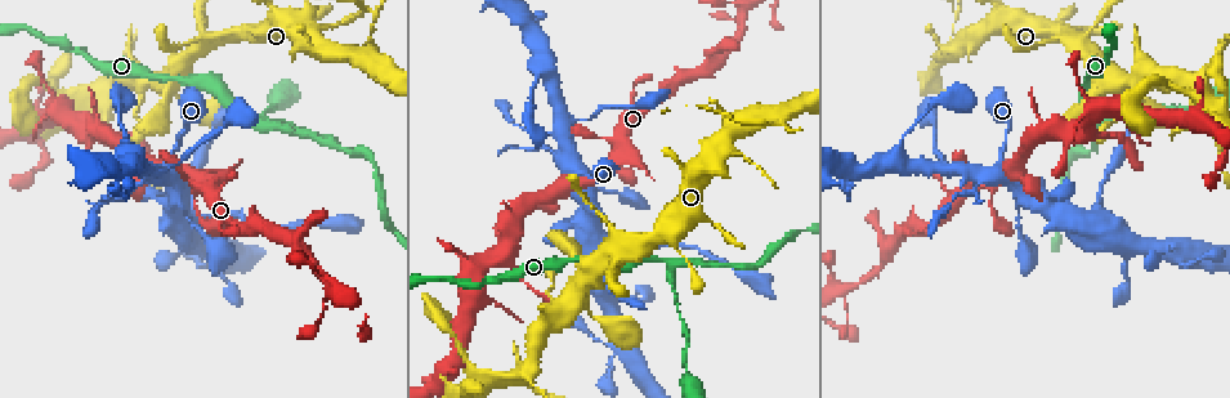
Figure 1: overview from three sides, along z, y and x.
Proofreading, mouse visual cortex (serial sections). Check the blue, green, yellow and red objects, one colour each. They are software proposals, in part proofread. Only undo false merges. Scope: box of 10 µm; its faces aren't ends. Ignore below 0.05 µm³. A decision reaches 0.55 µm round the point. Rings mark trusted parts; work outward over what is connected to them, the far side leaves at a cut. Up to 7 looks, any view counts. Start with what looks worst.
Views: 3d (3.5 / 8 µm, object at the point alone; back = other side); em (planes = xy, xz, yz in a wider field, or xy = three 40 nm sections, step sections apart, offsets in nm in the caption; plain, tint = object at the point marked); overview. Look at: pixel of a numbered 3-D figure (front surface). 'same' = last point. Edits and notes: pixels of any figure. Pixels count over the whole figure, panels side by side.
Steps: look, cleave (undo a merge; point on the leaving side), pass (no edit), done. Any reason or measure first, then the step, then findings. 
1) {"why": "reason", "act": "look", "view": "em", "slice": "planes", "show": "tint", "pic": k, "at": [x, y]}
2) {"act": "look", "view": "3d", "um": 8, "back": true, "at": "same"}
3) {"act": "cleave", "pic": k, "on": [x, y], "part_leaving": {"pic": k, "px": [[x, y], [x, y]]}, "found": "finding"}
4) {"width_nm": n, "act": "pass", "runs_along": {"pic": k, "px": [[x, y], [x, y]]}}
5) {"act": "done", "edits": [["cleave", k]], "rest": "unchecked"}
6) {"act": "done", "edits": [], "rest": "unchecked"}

{"why": "abrupt turn", "act": "look", "view": "3d", "um": 3.5, "pic": 1, "at": [790, 129]}

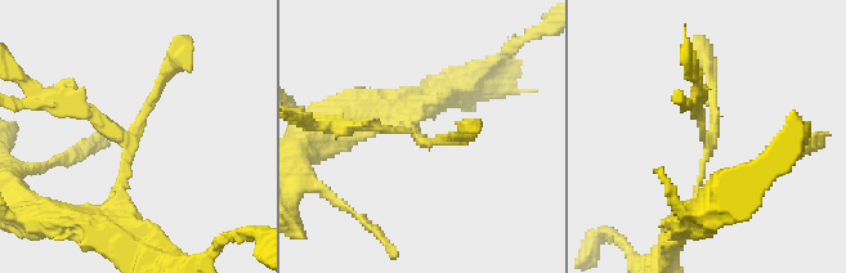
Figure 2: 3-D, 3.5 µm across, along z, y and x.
{"why": "need the tissue", "act": "look", "view": "em", "slice": "xy", "step": 1, "show": "tint", "pic": 2, "at": [712, 145]}

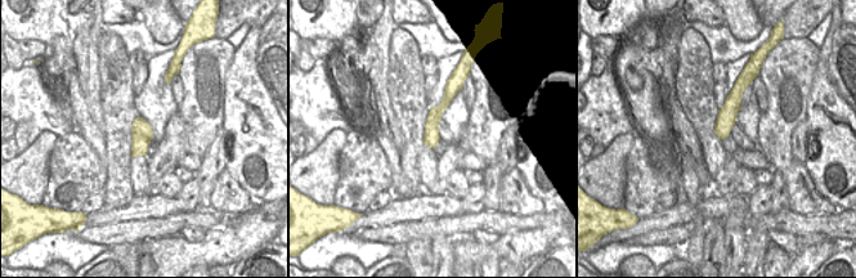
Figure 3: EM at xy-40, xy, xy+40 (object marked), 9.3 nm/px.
{"act": "pass", "found": "continuous, no second cell"}

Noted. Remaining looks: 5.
{"why": "a fork", "act": "look", "view": "em", "slice": "xy", "step": 3, "show": "tint", "pic": 1, "at": [673, 266]}

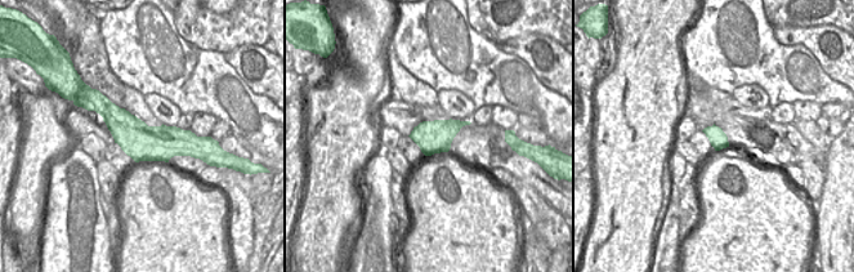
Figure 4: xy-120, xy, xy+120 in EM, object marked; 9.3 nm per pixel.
{"why": "wider look", "act": "look", "view": "3d", "um": 3.5, "back": true, "at": "same"}

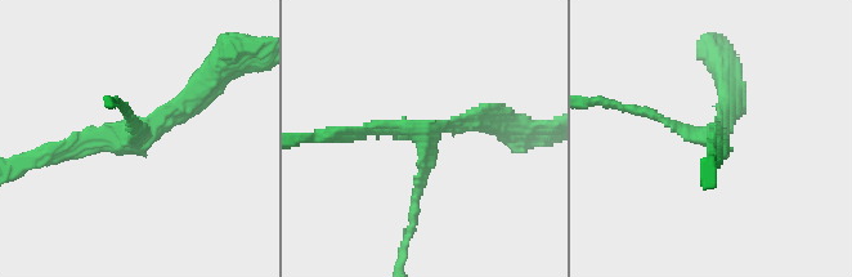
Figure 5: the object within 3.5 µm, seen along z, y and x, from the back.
{"arm_widths_nm": [100, 150, 250], "act": "pass", "runs_along": {"pic": 5, "px": [[205, 88], [146, 135], [54, 151]]}, "found": "one cell here"}

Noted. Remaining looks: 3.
{"why": "four-way junction", "act": "look", "view": "3d", "um": 3.5, "pic": 1, "at": [197, 219]}

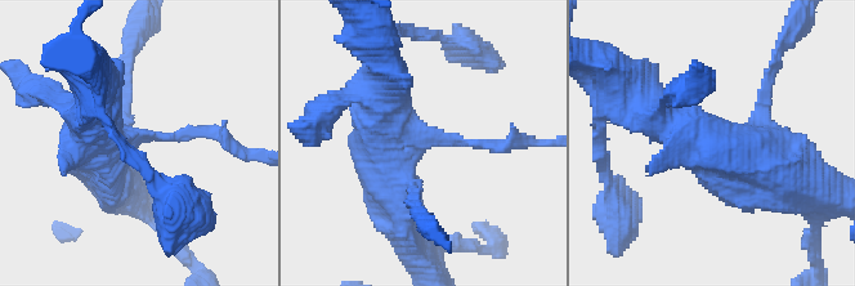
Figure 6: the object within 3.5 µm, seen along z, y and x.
{"why": "shape alone is not enough", "act": "look", "view": "em", "slice": "xy", "step": 2, "show": "tint", "pic": 6, "at": [416, 140]}

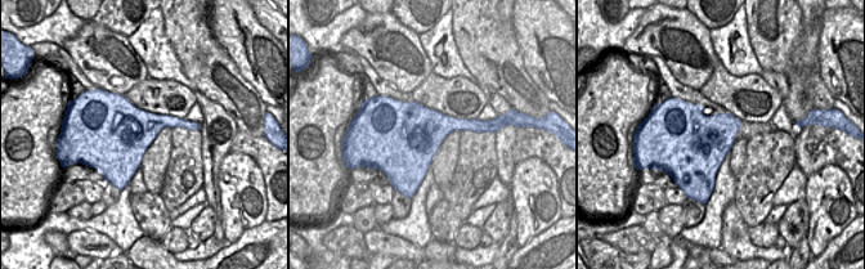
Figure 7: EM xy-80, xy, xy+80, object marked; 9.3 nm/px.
{"act": "pass", "found": "one cell here"}

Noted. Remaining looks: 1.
{"act": "done", "edits": [], "rest": "unchecked"}

